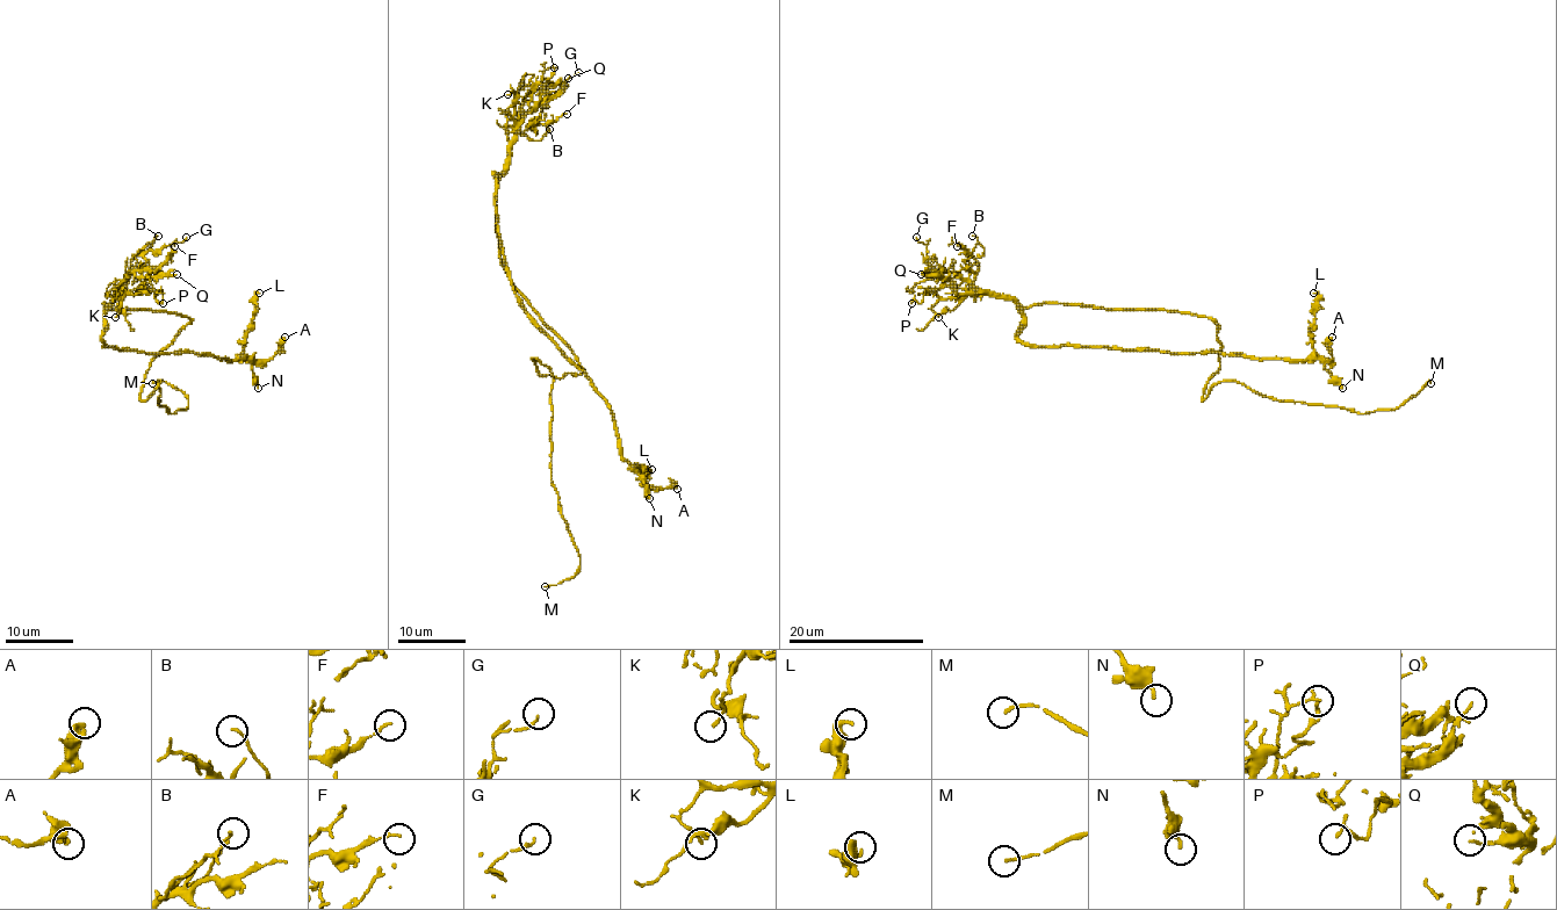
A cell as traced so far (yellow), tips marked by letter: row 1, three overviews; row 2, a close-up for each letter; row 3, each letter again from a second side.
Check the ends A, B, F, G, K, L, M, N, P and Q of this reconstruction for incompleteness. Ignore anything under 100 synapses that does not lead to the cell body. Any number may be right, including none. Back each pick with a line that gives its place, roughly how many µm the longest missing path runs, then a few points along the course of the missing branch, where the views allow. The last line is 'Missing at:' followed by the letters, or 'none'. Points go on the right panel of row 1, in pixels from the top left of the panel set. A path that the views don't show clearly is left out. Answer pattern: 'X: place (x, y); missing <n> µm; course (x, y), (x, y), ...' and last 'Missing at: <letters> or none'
M: place (1431, 383); missing 15 µm; course (1431, 383), (1419, 419), (1420, 454), (1417, 457)
Missing at: M

